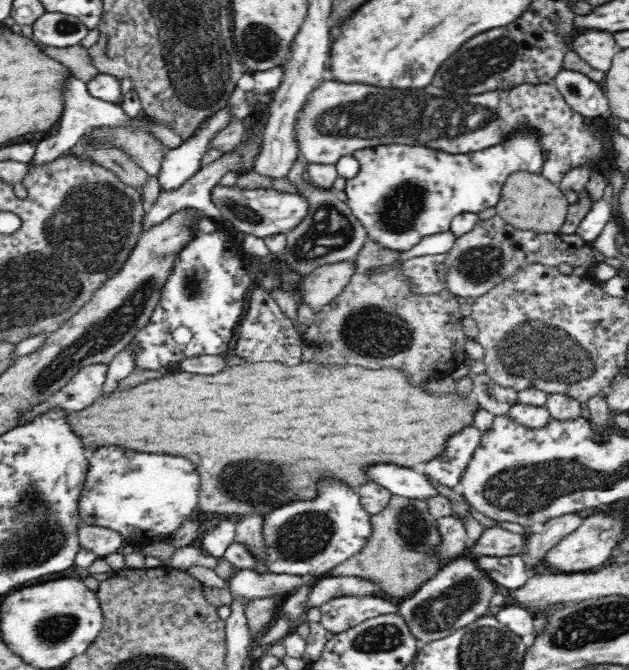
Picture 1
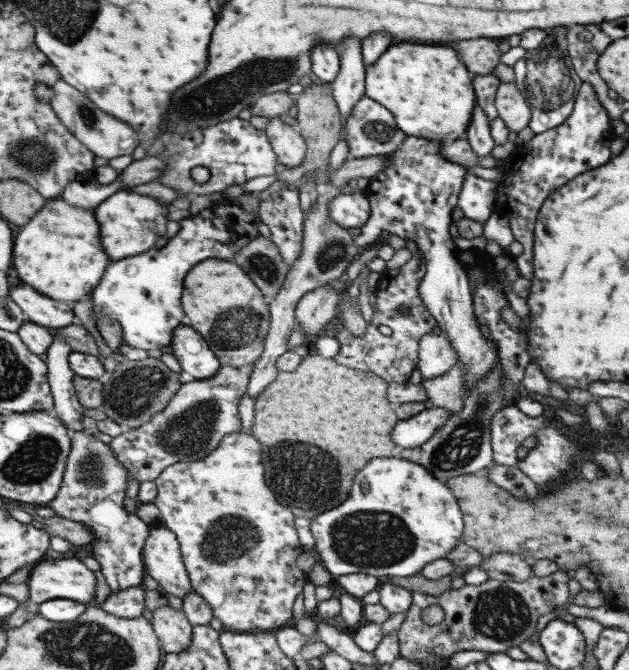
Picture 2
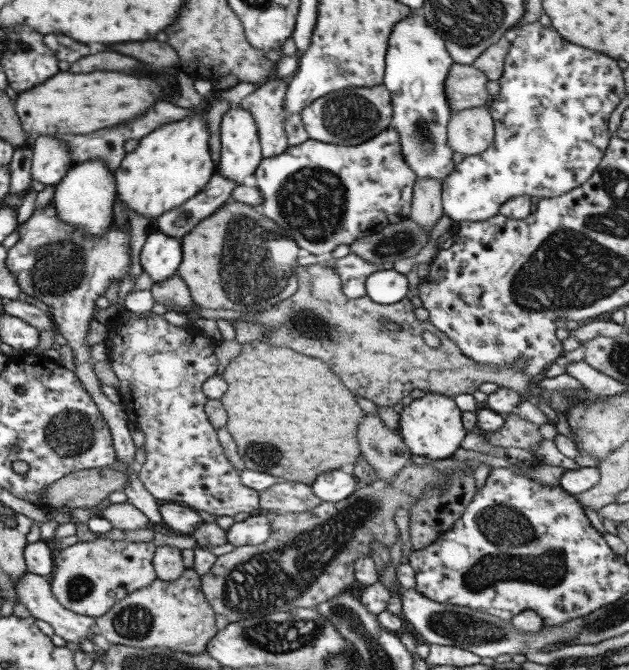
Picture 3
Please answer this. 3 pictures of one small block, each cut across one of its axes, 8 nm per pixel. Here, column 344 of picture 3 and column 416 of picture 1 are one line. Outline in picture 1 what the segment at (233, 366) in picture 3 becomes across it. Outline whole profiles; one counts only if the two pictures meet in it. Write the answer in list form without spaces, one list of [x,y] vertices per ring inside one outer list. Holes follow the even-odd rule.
[[[314,360],[308,363],[300,363],[294,366],[294,368],[290,368],[290,366],[279,363],[279,362],[263,362],[263,363],[242,363],[234,366],[226,366],[222,372],[218,372],[218,374],[210,374],[210,376],[202,376],[202,374],[190,374],[190,372],[184,371],[177,371],[172,372],[170,374],[164,375],[164,378],[156,378],[156,380],[148,380],[148,382],[144,382],[144,384],[140,384],[140,386],[136,386],[136,388],[130,388],[130,390],[114,390],[112,392],[112,396],[100,396],[92,406],[88,406],[88,408],[84,408],[84,410],[80,410],[80,412],[68,412],[66,416],[68,416],[68,424],[72,424],[72,430],[82,438],[82,442],[84,442],[84,446],[86,448],[90,448],[90,450],[96,450],[96,448],[102,448],[102,446],[114,446],[114,444],[122,444],[122,446],[128,446],[128,448],[132,448],[132,450],[136,450],[136,452],[156,452],[156,454],[172,454],[172,456],[184,456],[184,458],[188,458],[188,460],[192,460],[194,462],[194,466],[198,468],[198,474],[200,474],[200,492],[199,492],[199,501],[196,504],[197,510],[202,513],[208,514],[222,514],[232,516],[237,518],[239,516],[248,515],[251,513],[260,512],[262,516],[268,515],[268,512],[271,512],[272,509],[281,508],[282,504],[286,504],[286,502],[298,501],[301,499],[304,500],[313,500],[316,498],[318,490],[317,490],[317,483],[322,476],[316,476],[316,474],[334,474],[334,476],[338,476],[340,481],[344,481],[348,487],[352,487],[352,489],[356,490],[361,485],[369,483],[369,479],[367,476],[367,472],[364,472],[364,468],[366,466],[370,466],[370,464],[398,464],[398,466],[403,468],[411,469],[413,466],[420,464],[420,463],[428,463],[432,460],[433,457],[439,456],[442,452],[444,452],[444,442],[448,440],[448,436],[452,436],[454,432],[458,432],[458,430],[462,430],[464,426],[472,426],[472,414],[474,414],[474,410],[479,408],[479,404],[475,402],[472,398],[464,399],[458,397],[456,391],[453,394],[448,396],[430,396],[422,386],[410,386],[410,382],[408,382],[408,378],[404,376],[404,373],[400,371],[400,369],[392,369],[392,368],[382,368],[382,370],[368,370],[368,368],[360,368],[360,366],[320,366],[320,364],[316,363]]]

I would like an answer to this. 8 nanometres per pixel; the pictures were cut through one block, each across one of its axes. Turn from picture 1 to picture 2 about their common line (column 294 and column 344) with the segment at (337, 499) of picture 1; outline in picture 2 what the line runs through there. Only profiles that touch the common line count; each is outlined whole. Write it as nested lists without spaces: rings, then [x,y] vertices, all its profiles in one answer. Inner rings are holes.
[[[373,458],[369,460],[361,472],[355,474],[353,478],[353,486],[351,486],[350,492],[345,501],[339,506],[331,508],[328,512],[321,512],[317,514],[313,519],[310,520],[311,524],[309,529],[313,534],[314,546],[312,553],[313,555],[323,563],[325,570],[333,576],[363,573],[376,576],[382,581],[385,578],[391,576],[413,576],[416,572],[420,572],[421,568],[428,565],[431,561],[444,558],[449,551],[455,546],[456,542],[461,541],[463,535],[463,520],[457,501],[452,496],[449,488],[437,479],[433,478],[423,466],[415,464],[415,462],[407,462],[407,460],[401,460],[400,458]]]

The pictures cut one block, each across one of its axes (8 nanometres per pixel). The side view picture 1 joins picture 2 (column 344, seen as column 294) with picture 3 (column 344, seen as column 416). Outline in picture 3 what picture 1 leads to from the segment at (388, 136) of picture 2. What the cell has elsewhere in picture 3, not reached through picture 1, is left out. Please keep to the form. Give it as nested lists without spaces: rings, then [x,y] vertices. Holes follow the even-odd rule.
[[[381,83],[369,88],[347,87],[328,92],[303,108],[299,119],[309,139],[349,146],[364,143],[389,127],[391,112],[389,91]]]

